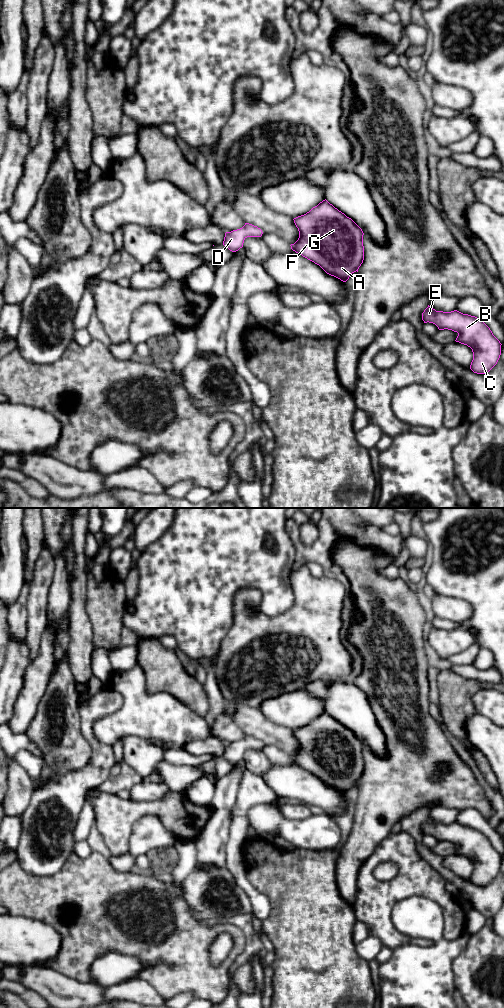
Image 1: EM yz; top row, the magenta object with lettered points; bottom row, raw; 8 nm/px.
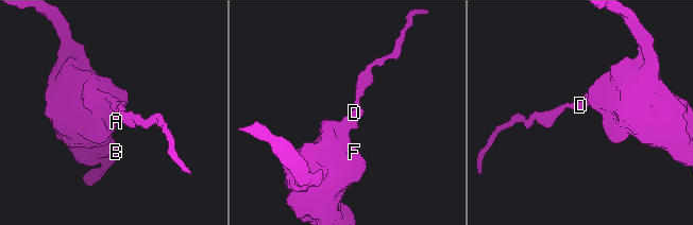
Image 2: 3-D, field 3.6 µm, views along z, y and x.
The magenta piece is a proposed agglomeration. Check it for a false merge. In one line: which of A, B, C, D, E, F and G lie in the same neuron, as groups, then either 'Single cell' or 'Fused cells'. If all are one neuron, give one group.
Groups: A B C D E F G. Single cell

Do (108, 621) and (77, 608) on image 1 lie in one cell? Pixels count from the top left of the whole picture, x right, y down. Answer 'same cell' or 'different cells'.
different cells

